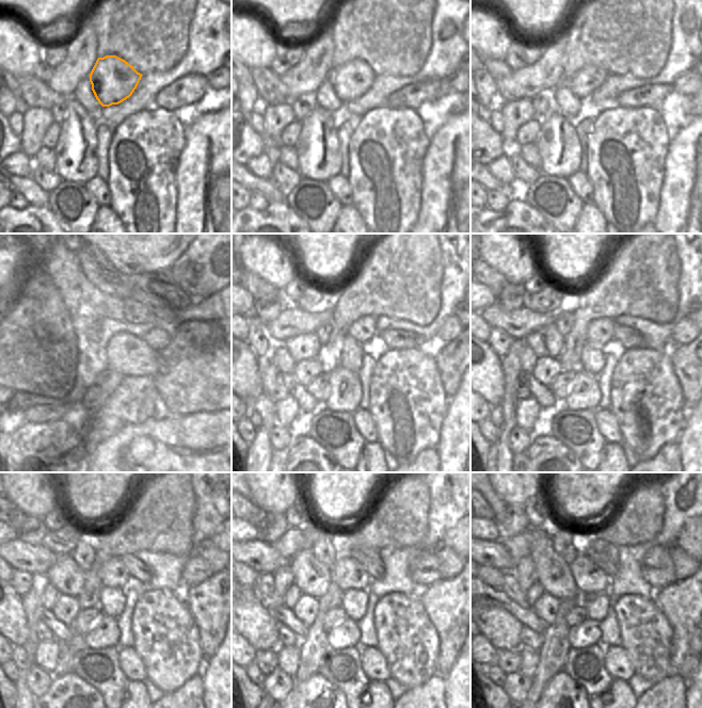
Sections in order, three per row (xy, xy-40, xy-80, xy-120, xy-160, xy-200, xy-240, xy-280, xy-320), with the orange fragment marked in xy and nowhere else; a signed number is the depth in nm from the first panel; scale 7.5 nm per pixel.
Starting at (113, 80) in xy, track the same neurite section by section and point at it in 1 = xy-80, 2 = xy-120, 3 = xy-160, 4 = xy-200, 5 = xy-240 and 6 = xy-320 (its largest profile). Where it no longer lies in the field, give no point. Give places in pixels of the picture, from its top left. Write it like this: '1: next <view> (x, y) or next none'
1: next xy-80 (586, 81)
2: next xy-120 (125, 326)
3: next xy-160 (363, 330)
4: next xy-200 (599, 332)
5: next xy-240 (113, 574)
6: next xy-320 (590, 579)

